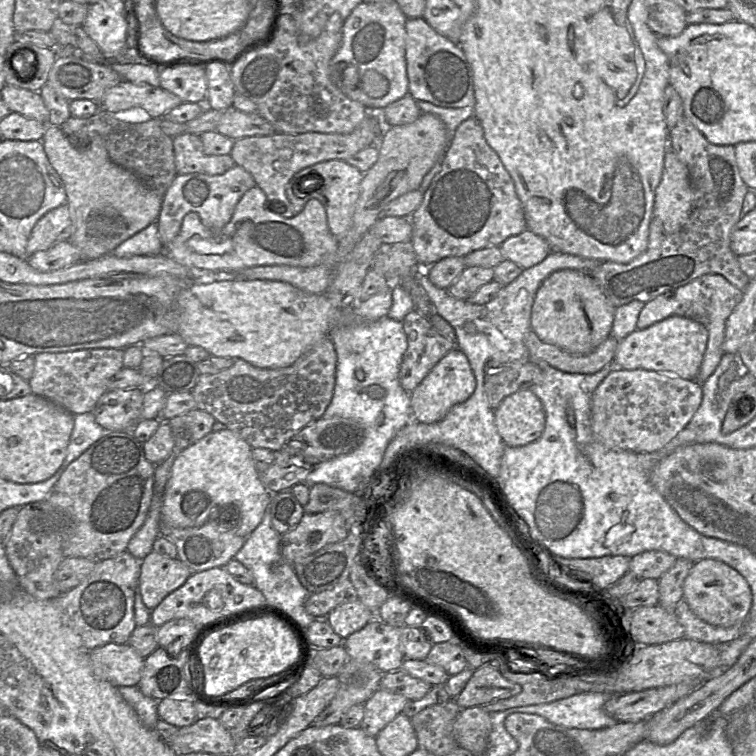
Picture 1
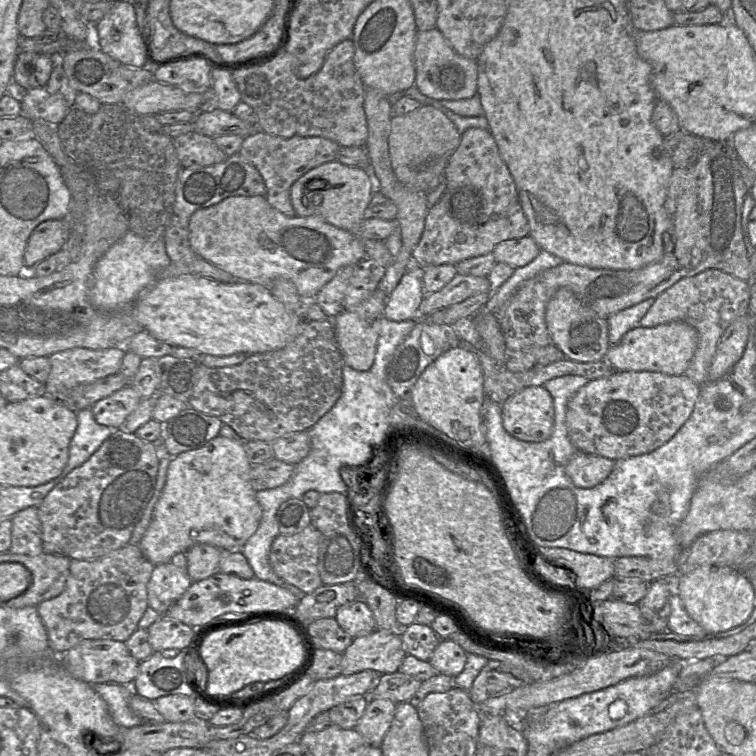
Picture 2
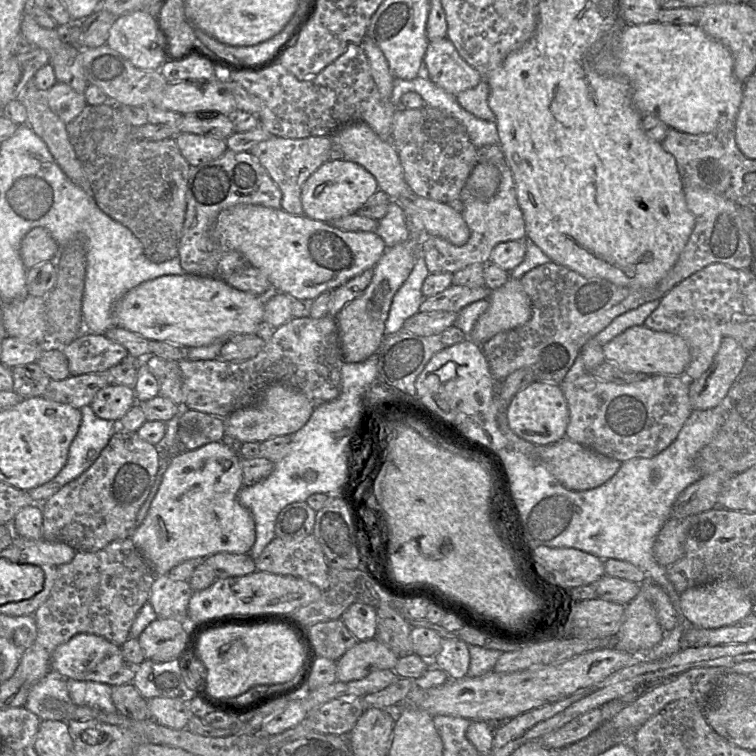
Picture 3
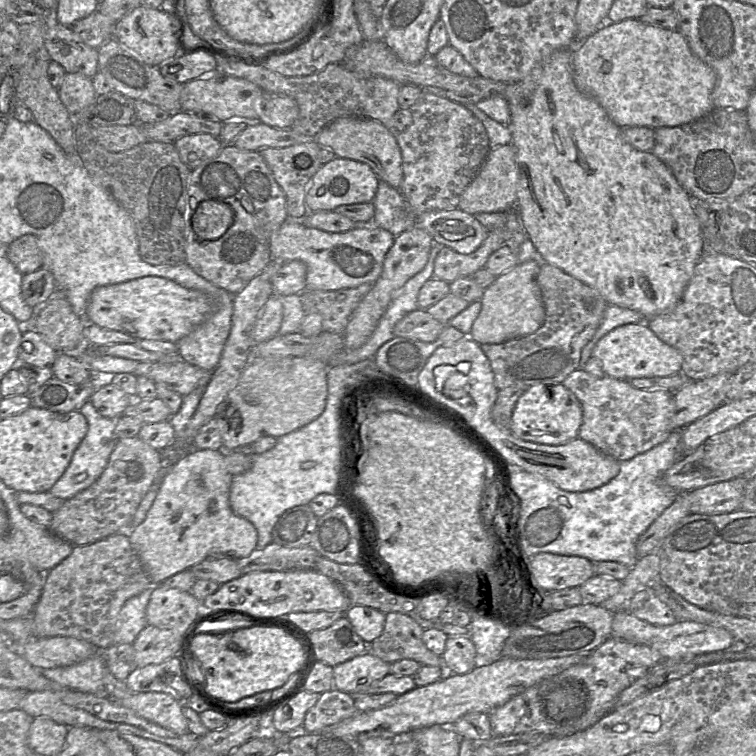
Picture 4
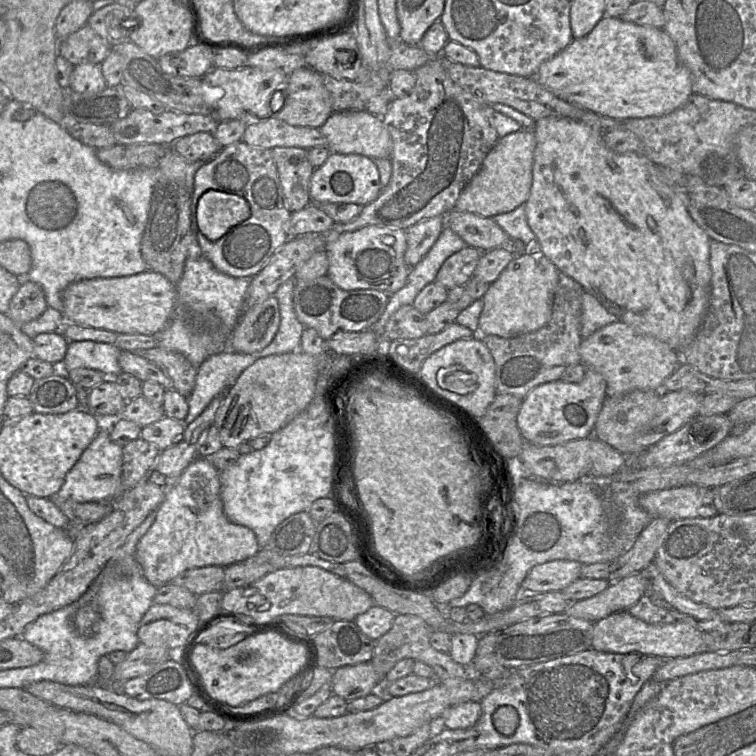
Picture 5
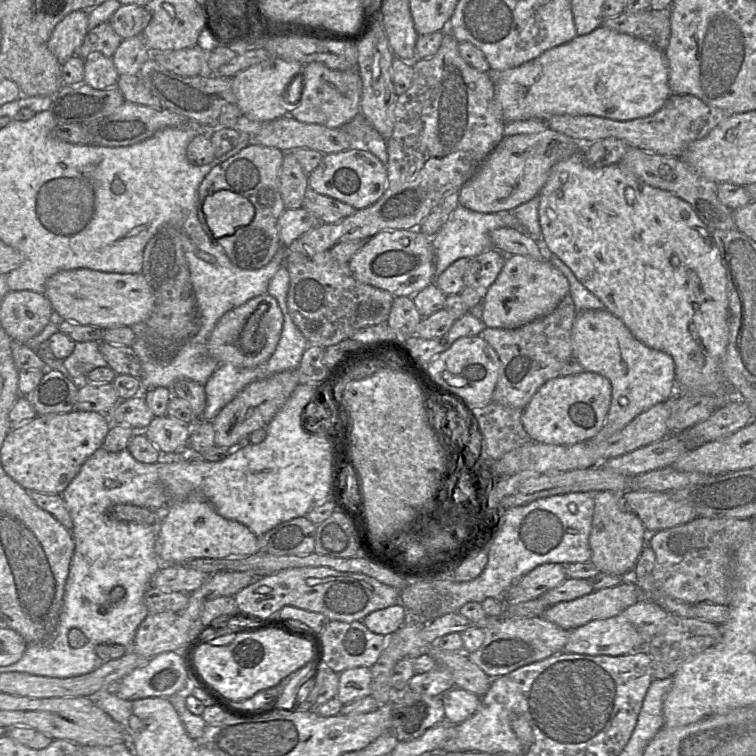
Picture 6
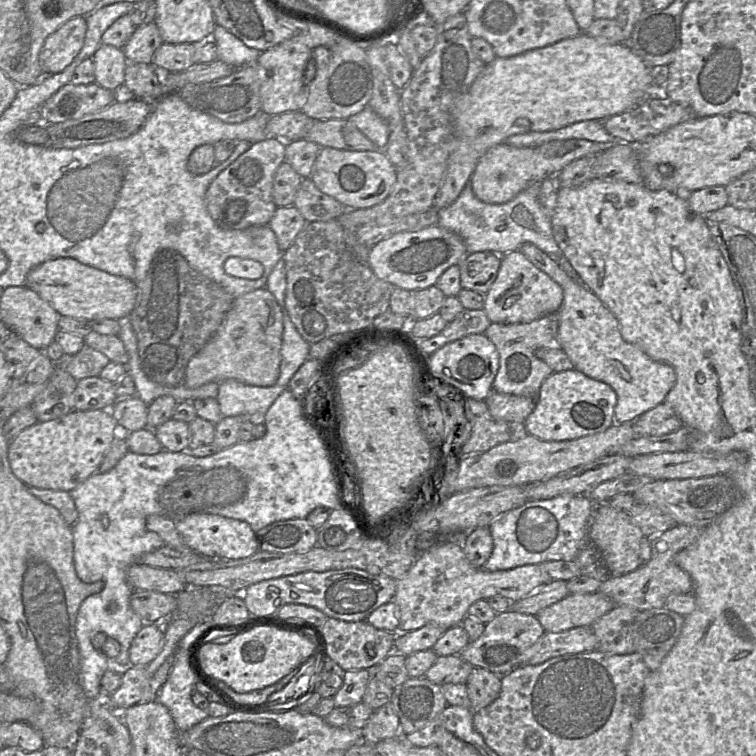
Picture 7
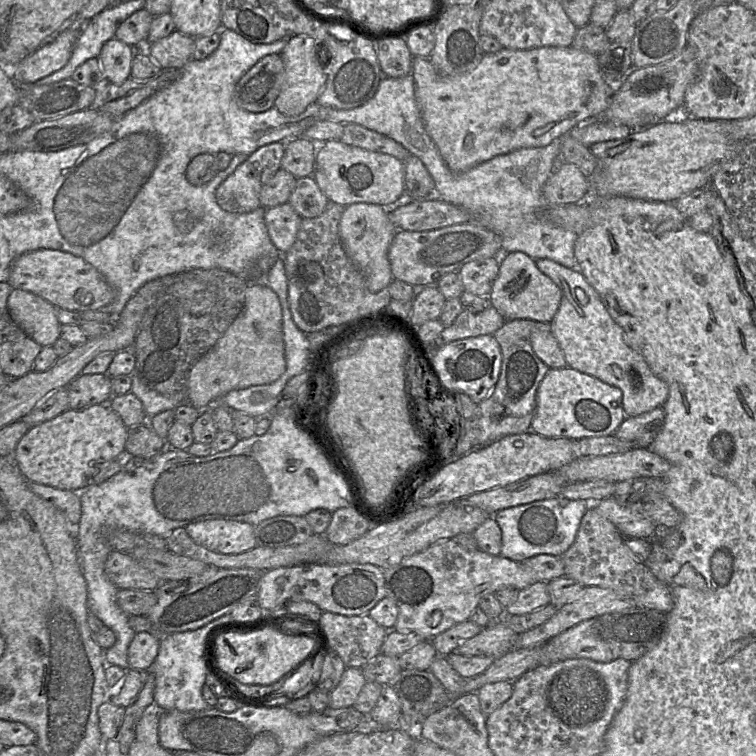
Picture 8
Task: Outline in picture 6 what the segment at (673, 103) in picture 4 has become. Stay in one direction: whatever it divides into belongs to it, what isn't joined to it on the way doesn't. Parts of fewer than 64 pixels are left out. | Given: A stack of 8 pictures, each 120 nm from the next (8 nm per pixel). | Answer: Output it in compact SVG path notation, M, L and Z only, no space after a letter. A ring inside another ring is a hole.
M603 25L520 66L491 74L505 123L562 114L633 120L655 113L672 95L665 53L641 37Z

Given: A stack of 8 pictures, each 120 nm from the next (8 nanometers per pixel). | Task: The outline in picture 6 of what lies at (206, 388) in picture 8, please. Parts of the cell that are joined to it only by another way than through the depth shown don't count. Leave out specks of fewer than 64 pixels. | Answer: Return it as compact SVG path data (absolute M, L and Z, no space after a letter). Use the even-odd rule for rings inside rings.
M271 295L256 296L226 312L214 327L208 340L209 354L219 364L254 368L266 363L273 355L283 327L283 314L277 300Z

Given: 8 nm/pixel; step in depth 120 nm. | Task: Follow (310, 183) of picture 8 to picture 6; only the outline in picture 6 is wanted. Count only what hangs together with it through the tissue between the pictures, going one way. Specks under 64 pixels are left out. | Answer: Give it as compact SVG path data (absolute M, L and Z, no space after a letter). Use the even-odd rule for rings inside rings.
M309 186L302 207L315 215L321 223L336 223L356 212L351 205L329 196L321 195Z

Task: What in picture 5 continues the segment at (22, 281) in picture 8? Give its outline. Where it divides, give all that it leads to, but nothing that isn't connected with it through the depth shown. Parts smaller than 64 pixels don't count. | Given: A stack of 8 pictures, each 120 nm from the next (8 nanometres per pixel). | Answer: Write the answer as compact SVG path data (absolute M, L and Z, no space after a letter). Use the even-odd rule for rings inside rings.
M144 271L131 276L84 279L69 284L62 293L67 323L104 329L121 334L154 335L170 321L176 306L176 285L158 272Z

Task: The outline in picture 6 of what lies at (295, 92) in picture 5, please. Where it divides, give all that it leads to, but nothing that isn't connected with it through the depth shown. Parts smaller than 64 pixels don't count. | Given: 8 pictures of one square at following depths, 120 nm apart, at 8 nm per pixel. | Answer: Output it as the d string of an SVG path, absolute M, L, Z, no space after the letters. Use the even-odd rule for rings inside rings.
M357 61L357 70L351 70L351 71L332 70L321 62L311 62L307 65L303 65L301 75L302 75L302 94L301 94L301 98L299 101L299 105L296 108L290 110L290 112L288 113L288 115L290 115L295 120L303 122L303 123L308 123L308 124L319 124L319 125L326 126L328 128L340 128L344 124L352 120L354 117L361 114L360 113L360 101L361 101L361 94L362 94L362 81L361 81L359 72L358 72L358 61Z

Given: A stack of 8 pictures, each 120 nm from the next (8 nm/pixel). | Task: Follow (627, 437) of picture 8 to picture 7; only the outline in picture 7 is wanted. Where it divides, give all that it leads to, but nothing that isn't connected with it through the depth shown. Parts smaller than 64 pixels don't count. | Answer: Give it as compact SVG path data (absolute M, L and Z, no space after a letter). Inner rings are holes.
M665 401L646 411L632 421L636 436L661 436L682 426L672 407Z

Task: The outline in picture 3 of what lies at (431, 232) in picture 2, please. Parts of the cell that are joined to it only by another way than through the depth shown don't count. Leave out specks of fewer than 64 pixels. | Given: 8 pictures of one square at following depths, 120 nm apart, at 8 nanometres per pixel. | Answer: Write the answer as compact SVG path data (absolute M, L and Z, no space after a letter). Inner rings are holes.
M487 145L477 149L478 163L484 162L496 166L500 172L500 184L495 196L487 201L464 198L461 201L461 214L470 230L468 241L456 246L438 237L425 235L421 240L423 254L429 273L455 273L474 263L490 263L490 254L501 242L525 240L526 229L524 217L518 205L515 182L504 153L499 145Z

